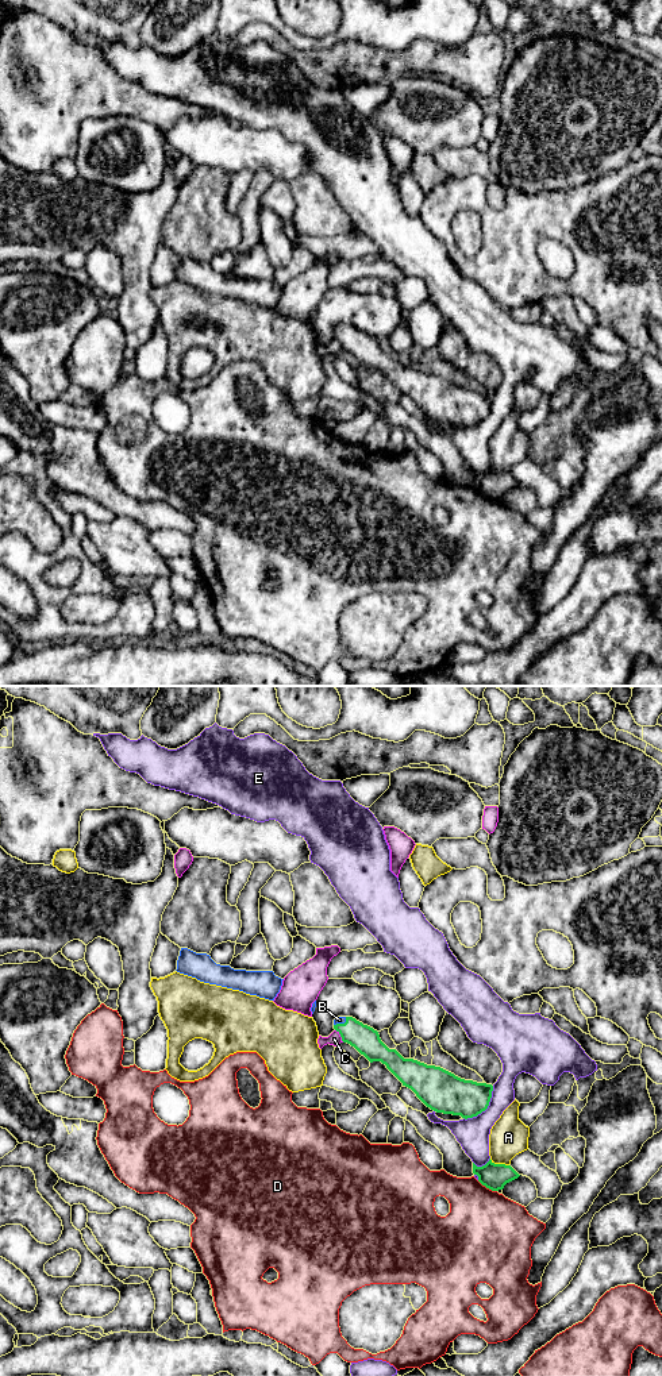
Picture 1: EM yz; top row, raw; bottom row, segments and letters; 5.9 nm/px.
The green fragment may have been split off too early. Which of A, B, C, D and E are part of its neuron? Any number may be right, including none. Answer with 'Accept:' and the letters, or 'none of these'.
Accept: B

